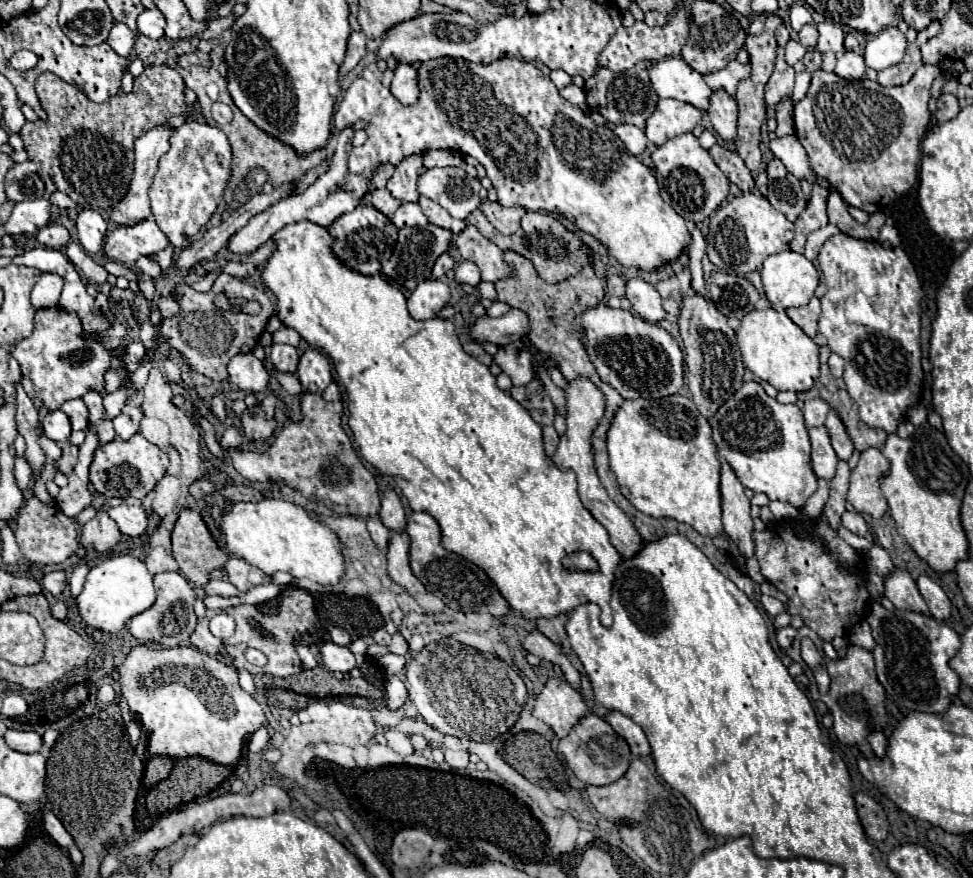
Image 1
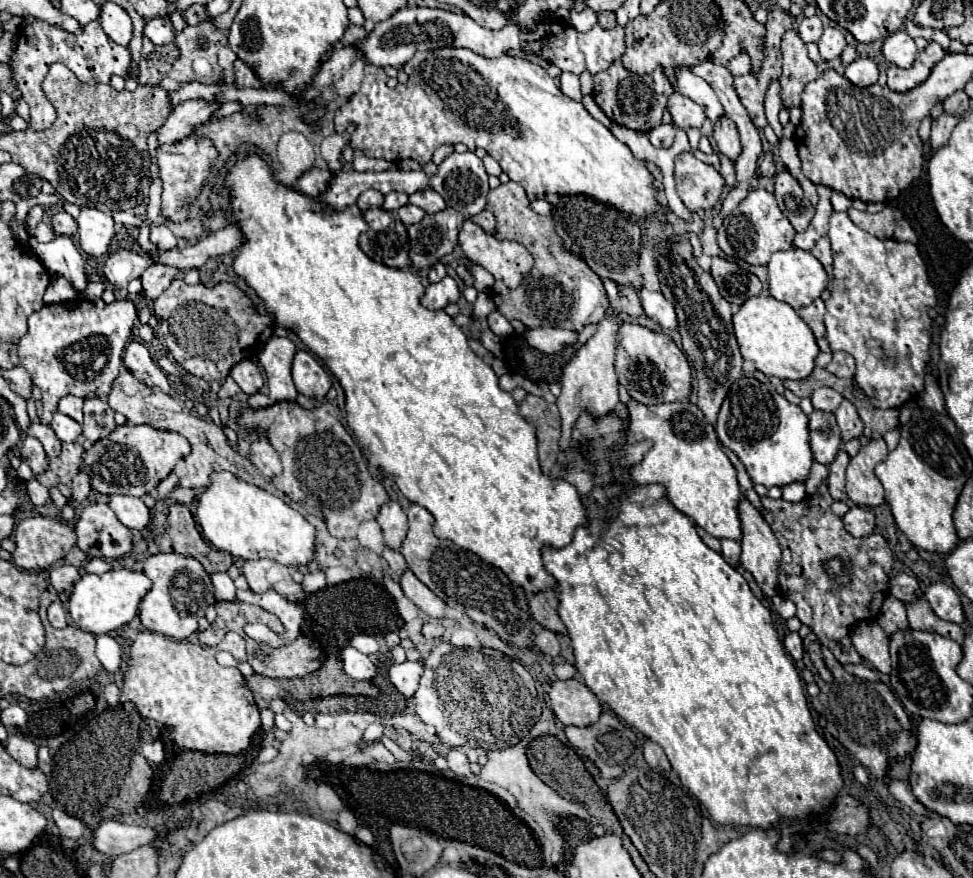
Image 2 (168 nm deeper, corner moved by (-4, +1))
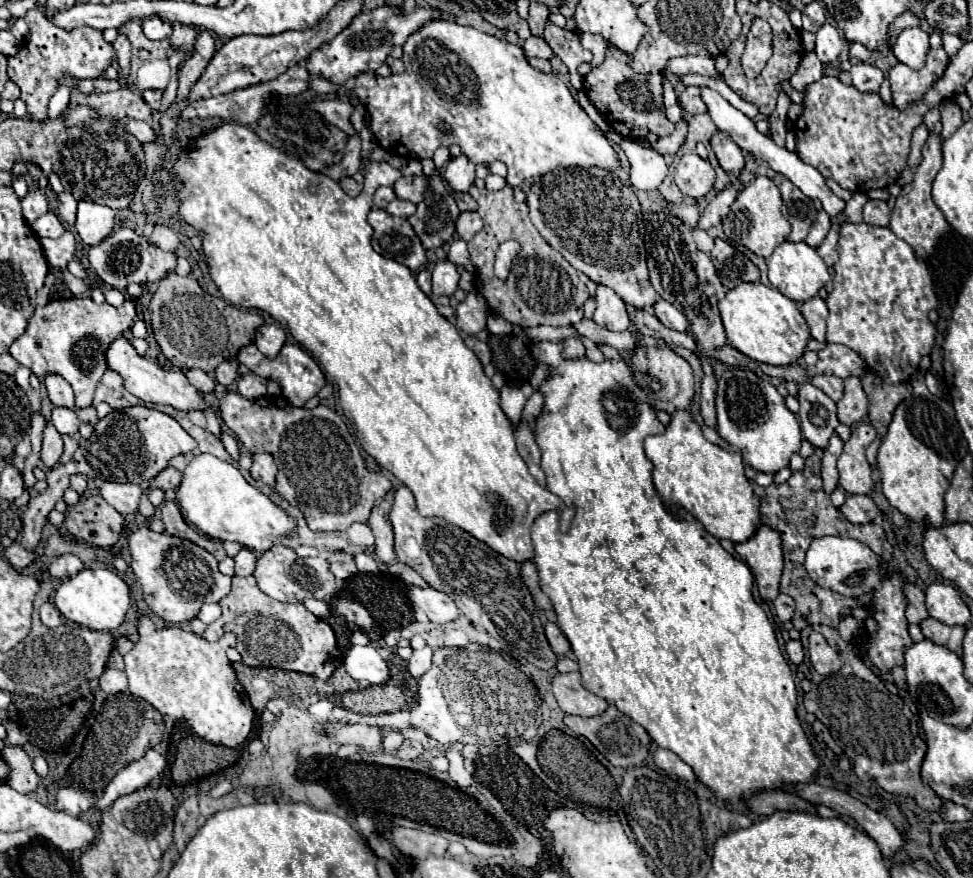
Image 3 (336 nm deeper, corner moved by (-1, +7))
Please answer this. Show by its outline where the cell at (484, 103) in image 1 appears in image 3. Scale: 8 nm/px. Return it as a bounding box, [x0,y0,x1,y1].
[353,20,621,186]

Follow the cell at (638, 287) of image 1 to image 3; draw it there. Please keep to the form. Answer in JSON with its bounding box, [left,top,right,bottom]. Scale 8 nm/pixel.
[653,300,687,332]

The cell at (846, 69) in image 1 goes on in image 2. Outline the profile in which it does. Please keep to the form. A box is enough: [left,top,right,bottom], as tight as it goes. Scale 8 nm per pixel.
[844,58,878,88]

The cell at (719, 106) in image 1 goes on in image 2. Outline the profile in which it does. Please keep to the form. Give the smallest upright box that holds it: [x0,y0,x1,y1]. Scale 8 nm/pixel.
[714,116,742,162]

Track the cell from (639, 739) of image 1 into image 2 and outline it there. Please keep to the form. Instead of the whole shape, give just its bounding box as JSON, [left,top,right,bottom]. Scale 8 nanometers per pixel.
[644,740,670,772]

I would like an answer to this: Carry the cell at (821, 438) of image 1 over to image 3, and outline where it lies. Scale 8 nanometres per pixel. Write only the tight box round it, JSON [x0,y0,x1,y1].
[797,382,839,450]

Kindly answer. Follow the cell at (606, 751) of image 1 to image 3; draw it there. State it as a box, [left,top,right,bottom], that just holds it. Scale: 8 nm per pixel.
[565,706,651,766]

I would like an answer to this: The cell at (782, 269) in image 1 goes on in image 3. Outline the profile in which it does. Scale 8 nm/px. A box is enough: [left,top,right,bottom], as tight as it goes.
[767,242,831,302]

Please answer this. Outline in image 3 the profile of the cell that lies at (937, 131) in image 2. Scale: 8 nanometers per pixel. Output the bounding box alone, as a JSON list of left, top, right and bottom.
[891,132,949,260]

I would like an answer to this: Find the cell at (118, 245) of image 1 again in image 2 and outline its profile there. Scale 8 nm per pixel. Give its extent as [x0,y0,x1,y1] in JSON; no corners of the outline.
[150,226,176,250]

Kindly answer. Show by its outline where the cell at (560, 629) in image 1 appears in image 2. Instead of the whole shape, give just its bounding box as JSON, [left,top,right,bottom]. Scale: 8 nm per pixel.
[528,590,566,632]

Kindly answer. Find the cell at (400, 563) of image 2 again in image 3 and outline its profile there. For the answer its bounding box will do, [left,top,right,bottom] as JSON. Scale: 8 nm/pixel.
[389,562,427,586]

